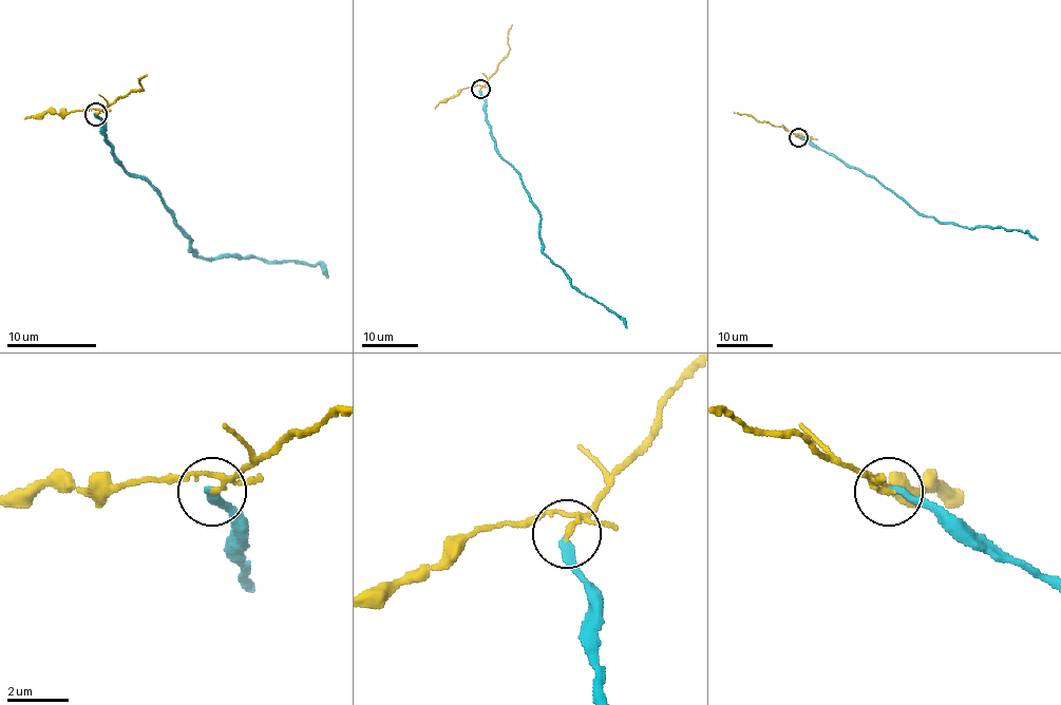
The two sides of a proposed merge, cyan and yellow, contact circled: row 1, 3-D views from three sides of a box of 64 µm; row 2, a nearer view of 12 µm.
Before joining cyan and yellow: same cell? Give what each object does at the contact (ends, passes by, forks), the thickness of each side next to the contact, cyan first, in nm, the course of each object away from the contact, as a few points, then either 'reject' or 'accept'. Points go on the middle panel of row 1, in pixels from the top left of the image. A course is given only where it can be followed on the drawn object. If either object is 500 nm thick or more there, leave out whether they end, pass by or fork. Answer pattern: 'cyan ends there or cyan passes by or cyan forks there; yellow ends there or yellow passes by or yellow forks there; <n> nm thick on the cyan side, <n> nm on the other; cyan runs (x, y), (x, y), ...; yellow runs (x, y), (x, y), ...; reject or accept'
cyan ends there; yellow forks there; 240 nm thick on the cyan side, 110 nm on the other; cyan runs (480, 89), (496, 151), (515, 171), (528, 197), (538, 209), (544, 253), (572, 286), (609, 308), (626, 328); yellow runs (480, 89), (507, 55), (507, 31), (511, 23); reject

